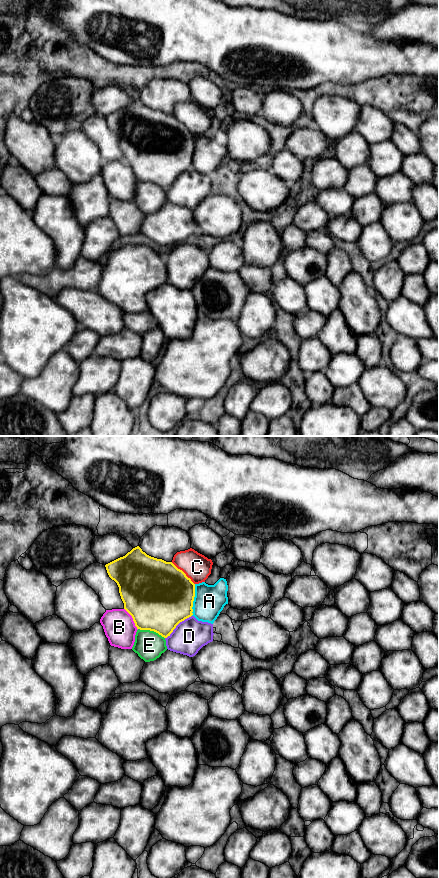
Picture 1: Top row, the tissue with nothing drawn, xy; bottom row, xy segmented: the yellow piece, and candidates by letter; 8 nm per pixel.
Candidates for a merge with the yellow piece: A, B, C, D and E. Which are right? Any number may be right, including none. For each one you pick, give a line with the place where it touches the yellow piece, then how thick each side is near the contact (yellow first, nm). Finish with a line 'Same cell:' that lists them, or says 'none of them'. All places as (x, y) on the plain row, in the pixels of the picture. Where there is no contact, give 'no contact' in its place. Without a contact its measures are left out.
Same cell: none of them

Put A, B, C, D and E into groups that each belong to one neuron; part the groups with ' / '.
A / B / C / D / E

